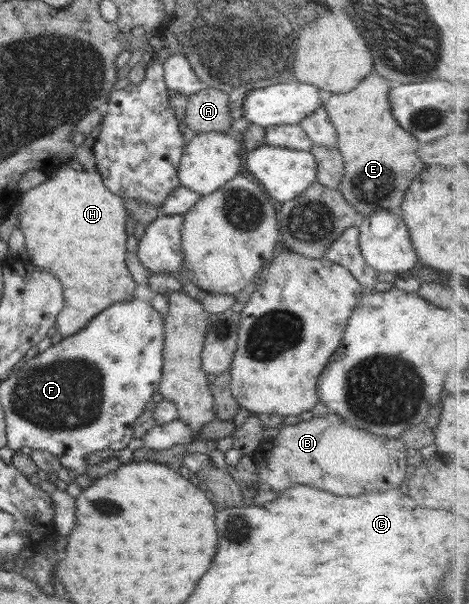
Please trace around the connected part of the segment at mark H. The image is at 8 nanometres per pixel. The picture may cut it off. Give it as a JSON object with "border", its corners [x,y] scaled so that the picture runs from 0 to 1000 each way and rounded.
{"border":[[[141,272],[104,285],[94,301],[49,320],[36,349],[36,377],[53,394],[55,425],[68,430],[72,440],[98,444],[119,454],[132,470],[136,503],[119,525],[117,541],[134,560],[179,543],[192,528],[237,503],[286,493],[292,470],[264,432],[271,414],[269,364],[275,356],[271,338],[258,325],[226,311],[207,281],[162,283],[149,272]]]}

